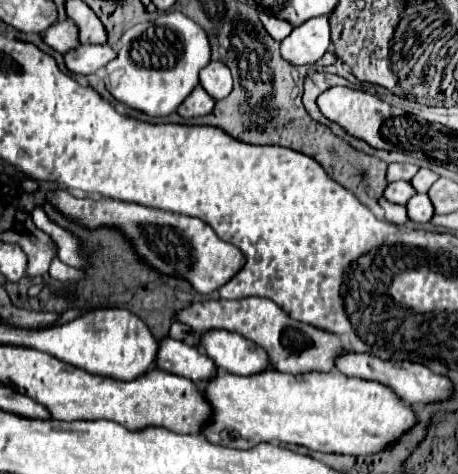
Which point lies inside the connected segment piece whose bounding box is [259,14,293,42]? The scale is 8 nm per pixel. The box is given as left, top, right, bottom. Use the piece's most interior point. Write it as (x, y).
(278, 29)

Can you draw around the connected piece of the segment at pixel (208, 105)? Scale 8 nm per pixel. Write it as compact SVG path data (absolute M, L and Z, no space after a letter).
M195 88L195 92L191 92L189 100L183 102L183 108L179 108L179 116L183 118L197 118L197 116L207 116L213 112L215 100L211 100L211 96L207 96L207 92L203 92L203 88Z

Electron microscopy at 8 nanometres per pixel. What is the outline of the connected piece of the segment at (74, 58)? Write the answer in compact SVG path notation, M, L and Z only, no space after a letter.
M79 44L63 54L65 66L73 74L95 74L113 60L113 50L107 44Z

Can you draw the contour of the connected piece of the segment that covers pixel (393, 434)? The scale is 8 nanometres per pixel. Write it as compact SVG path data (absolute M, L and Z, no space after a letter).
M267 370L255 376L235 376L225 372L205 382L203 392L213 406L213 420L203 430L203 436L213 444L239 450L253 448L255 444L261 442L279 442L279 444L305 446L315 452L369 456L395 446L401 440L401 436L407 434L417 424L413 408L403 404L401 398L389 386L351 378L337 370L327 374L309 372L307 376L291 376L277 370Z

